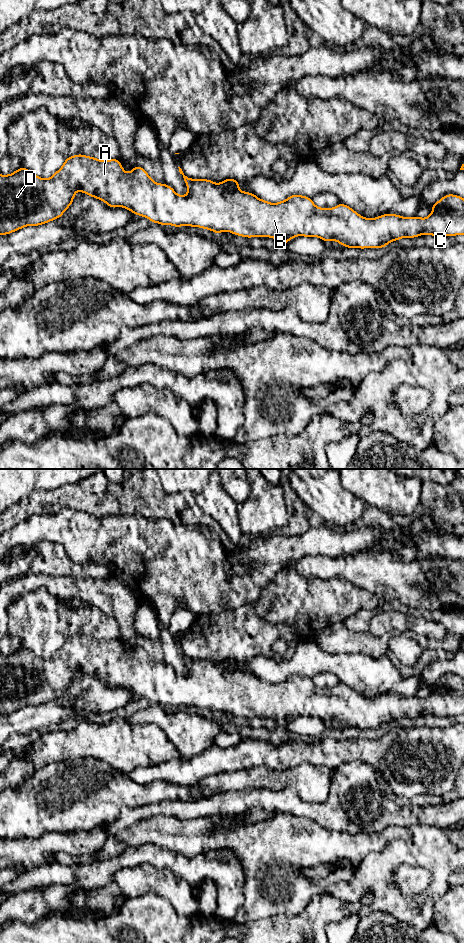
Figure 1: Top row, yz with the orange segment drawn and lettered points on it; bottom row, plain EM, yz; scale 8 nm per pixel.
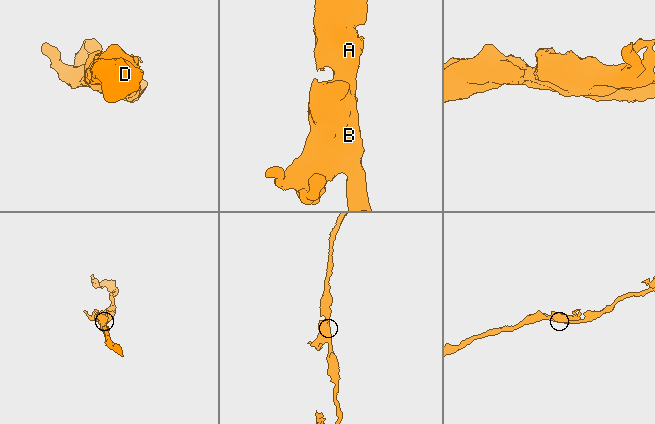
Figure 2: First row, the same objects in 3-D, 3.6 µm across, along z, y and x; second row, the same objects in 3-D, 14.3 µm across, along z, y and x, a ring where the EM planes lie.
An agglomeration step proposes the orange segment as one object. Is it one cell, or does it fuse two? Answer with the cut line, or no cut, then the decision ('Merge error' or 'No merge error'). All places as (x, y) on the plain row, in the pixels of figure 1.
No split. No merge error

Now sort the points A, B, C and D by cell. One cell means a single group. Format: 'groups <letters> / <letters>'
groups A B C D

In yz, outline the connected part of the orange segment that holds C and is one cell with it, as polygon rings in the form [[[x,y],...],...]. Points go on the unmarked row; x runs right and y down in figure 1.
[[[83,634],[67,637],[61,648],[48,659],[35,655],[25,647],[8,655],[0,654],[0,716],[11,714],[27,706],[40,706],[62,697],[73,683],[77,671],[103,681],[110,688],[123,687],[133,694],[145,697],[152,703],[162,706],[190,706],[211,710],[215,714],[226,711],[246,718],[274,718],[281,726],[298,716],[317,717],[325,722],[337,721],[346,728],[377,729],[385,728],[392,721],[401,718],[416,718],[421,715],[436,717],[464,715],[464,678],[455,674],[446,674],[435,682],[431,686],[431,694],[425,698],[420,698],[417,695],[402,697],[393,693],[380,695],[376,698],[365,698],[343,683],[332,688],[321,688],[314,684],[312,678],[298,674],[291,675],[283,681],[271,683],[258,678],[251,672],[241,671],[239,662],[235,659],[227,658],[220,663],[215,663],[210,659],[197,660],[185,656],[182,649],[178,648],[188,668],[186,675],[178,675],[170,665],[156,663],[146,650],[138,645],[126,653],[119,639],[100,640]]]

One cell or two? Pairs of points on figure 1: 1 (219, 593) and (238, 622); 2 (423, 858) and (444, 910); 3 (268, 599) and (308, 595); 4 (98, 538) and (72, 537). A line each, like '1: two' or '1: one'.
1: two
2: two
3: one
4: one

